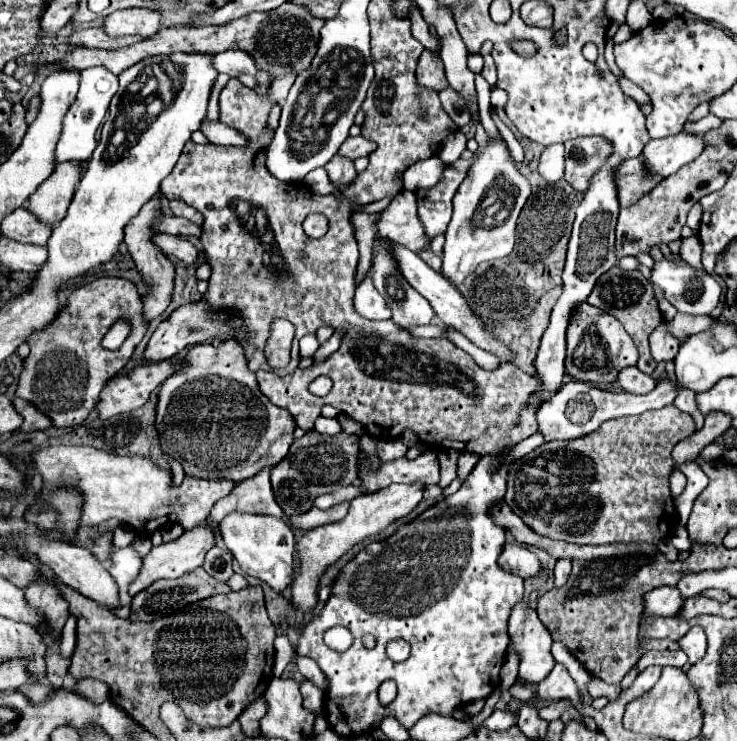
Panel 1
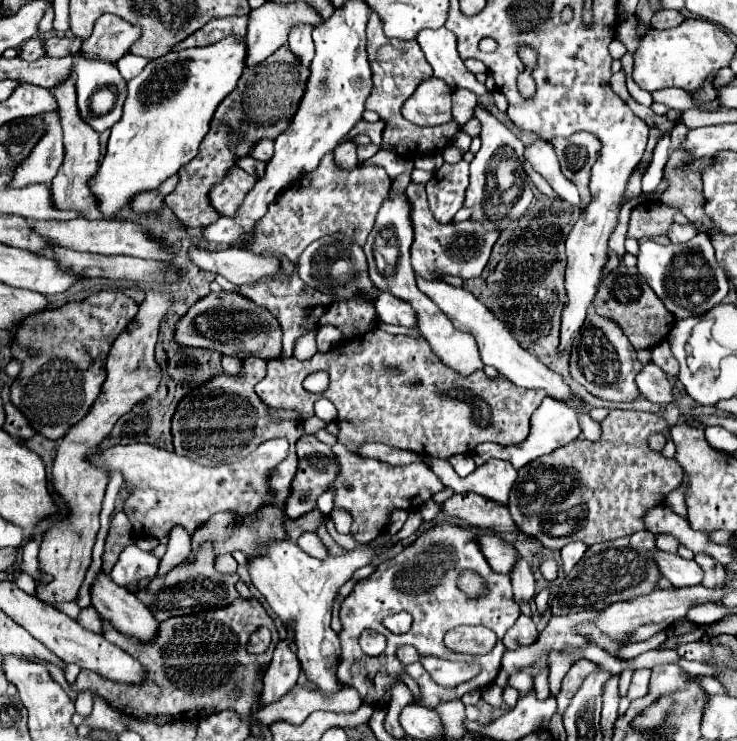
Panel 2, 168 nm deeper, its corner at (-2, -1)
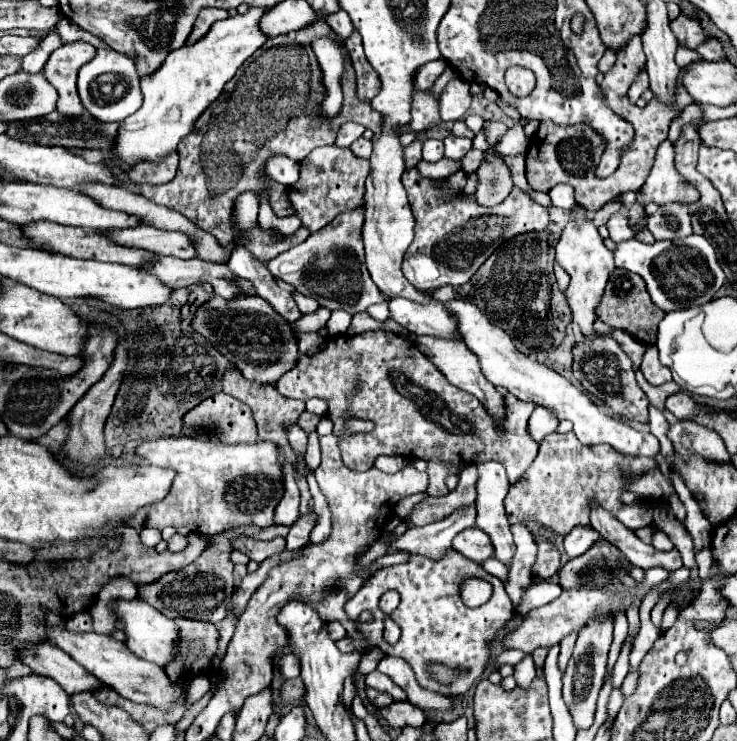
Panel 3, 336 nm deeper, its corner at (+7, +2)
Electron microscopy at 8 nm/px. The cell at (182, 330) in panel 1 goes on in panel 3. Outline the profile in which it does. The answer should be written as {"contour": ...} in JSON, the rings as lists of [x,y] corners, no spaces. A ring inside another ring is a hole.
{"contour":[[[212,296],[208,302],[200,304],[192,330],[200,332],[222,356],[228,356],[236,368],[258,384],[274,384],[284,372],[294,368],[300,358],[298,342],[290,324],[260,296],[236,296],[236,300],[224,300],[222,296]]]}

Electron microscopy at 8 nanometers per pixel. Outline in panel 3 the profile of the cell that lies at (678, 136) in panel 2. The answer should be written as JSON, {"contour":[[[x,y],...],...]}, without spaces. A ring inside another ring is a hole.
{"contour":[[[666,138],[658,150],[652,172],[644,182],[644,188],[638,192],[638,204],[666,204],[666,202],[696,202],[698,190],[680,178],[674,168],[674,150],[672,142]]]}

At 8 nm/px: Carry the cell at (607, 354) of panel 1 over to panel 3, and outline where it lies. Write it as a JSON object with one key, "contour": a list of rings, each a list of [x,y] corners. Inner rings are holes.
{"contour":[[[584,336],[572,348],[574,356],[574,378],[582,384],[582,388],[596,398],[600,398],[614,414],[626,416],[636,422],[648,422],[648,398],[638,386],[632,370],[632,360],[624,354],[620,344],[616,344],[608,336]]]}

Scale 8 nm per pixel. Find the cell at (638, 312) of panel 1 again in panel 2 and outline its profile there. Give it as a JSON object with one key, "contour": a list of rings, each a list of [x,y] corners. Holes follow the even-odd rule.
{"contour":[[[621,265],[617,271],[611,271],[601,281],[601,287],[593,299],[593,307],[597,315],[615,321],[623,329],[631,345],[637,349],[651,349],[653,345],[665,341],[673,325],[673,315],[665,311],[665,305],[661,303],[661,299],[653,295],[653,289],[645,283],[645,279],[641,279],[641,275],[637,275],[635,267],[629,269]]]}

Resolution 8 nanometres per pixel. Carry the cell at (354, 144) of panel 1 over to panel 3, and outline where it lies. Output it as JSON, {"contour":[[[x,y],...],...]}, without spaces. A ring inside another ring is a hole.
{"contour":[[[358,138],[358,140],[350,146],[350,150],[352,150],[356,156],[360,156],[360,158],[370,158],[370,154],[372,154],[372,142],[370,142],[370,140],[364,140],[364,138]]]}

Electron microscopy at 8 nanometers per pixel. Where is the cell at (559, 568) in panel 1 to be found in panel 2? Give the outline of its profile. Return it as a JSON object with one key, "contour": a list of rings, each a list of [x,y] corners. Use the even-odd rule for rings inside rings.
{"contour":[[[573,541],[573,543],[567,543],[563,549],[561,549],[561,561],[563,561],[563,571],[565,573],[569,573],[573,567],[575,567],[575,563],[585,555],[585,551],[587,551],[589,547],[585,545],[585,543],[581,543],[581,541]]]}

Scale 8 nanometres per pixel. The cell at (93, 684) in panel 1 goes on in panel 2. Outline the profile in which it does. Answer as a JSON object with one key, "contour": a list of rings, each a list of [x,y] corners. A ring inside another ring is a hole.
{"contour":[[[81,691],[77,701],[75,701],[75,707],[77,707],[77,715],[89,717],[91,715],[91,707],[93,707],[93,693],[91,691]]]}

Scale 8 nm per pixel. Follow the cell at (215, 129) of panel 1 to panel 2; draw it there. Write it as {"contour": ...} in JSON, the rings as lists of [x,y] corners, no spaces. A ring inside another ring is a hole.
{"contour":[[[259,141],[255,145],[255,149],[251,151],[251,157],[257,159],[257,161],[263,161],[263,163],[269,163],[271,157],[273,157],[273,141]]]}

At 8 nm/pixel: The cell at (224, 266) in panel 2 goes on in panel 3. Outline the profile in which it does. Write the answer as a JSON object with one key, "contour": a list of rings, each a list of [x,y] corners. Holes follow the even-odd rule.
{"contour":[[[364,206],[342,212],[328,226],[310,234],[302,244],[292,246],[280,256],[268,260],[266,268],[272,272],[274,278],[288,282],[304,296],[318,300],[320,306],[322,300],[332,300],[328,302],[332,304],[332,308],[342,308],[350,314],[356,314],[356,312],[364,312],[372,304],[378,304],[378,300],[386,300],[366,270],[364,246],[360,236],[360,228],[364,222],[362,212]]]}

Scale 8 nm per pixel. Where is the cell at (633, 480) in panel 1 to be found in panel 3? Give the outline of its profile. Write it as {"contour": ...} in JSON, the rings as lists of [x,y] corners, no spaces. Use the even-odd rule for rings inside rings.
{"contour":[[[574,432],[550,434],[540,444],[536,460],[530,464],[528,472],[510,486],[504,500],[508,522],[538,522],[560,536],[566,536],[576,526],[590,526],[592,502],[600,504],[606,512],[616,516],[624,504],[620,496],[626,492],[626,482],[642,476],[646,470],[658,468],[654,458],[622,456],[612,446],[584,446],[576,440]]]}

